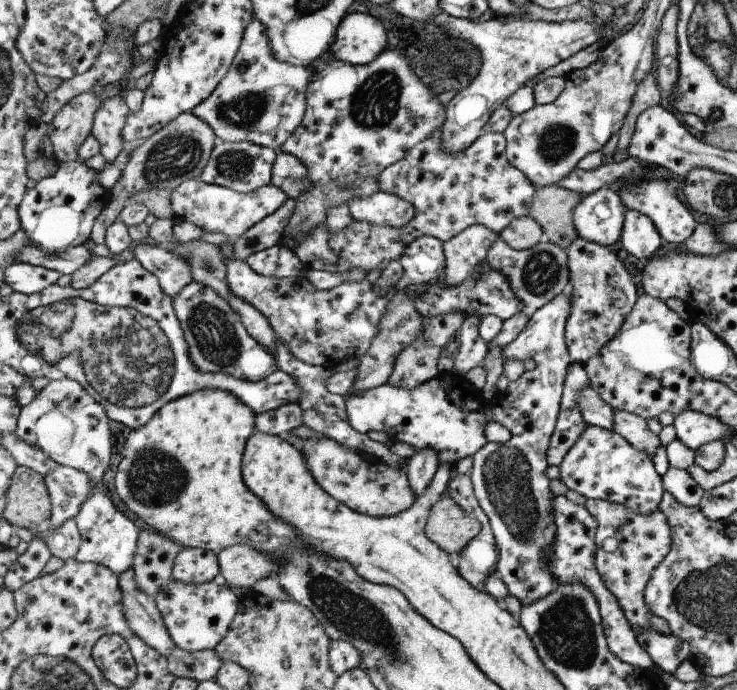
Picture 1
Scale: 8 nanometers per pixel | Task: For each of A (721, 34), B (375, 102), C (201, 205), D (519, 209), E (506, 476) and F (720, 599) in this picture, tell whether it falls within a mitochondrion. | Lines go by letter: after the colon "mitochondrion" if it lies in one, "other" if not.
A: mitochondrion
B: mitochondrion
C: other
D: other
E: mitochondrion
F: mitochondrion

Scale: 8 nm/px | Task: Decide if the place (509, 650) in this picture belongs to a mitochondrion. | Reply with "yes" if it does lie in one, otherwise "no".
no

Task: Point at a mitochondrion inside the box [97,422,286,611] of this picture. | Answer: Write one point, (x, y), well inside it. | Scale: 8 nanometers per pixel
(155, 477)

